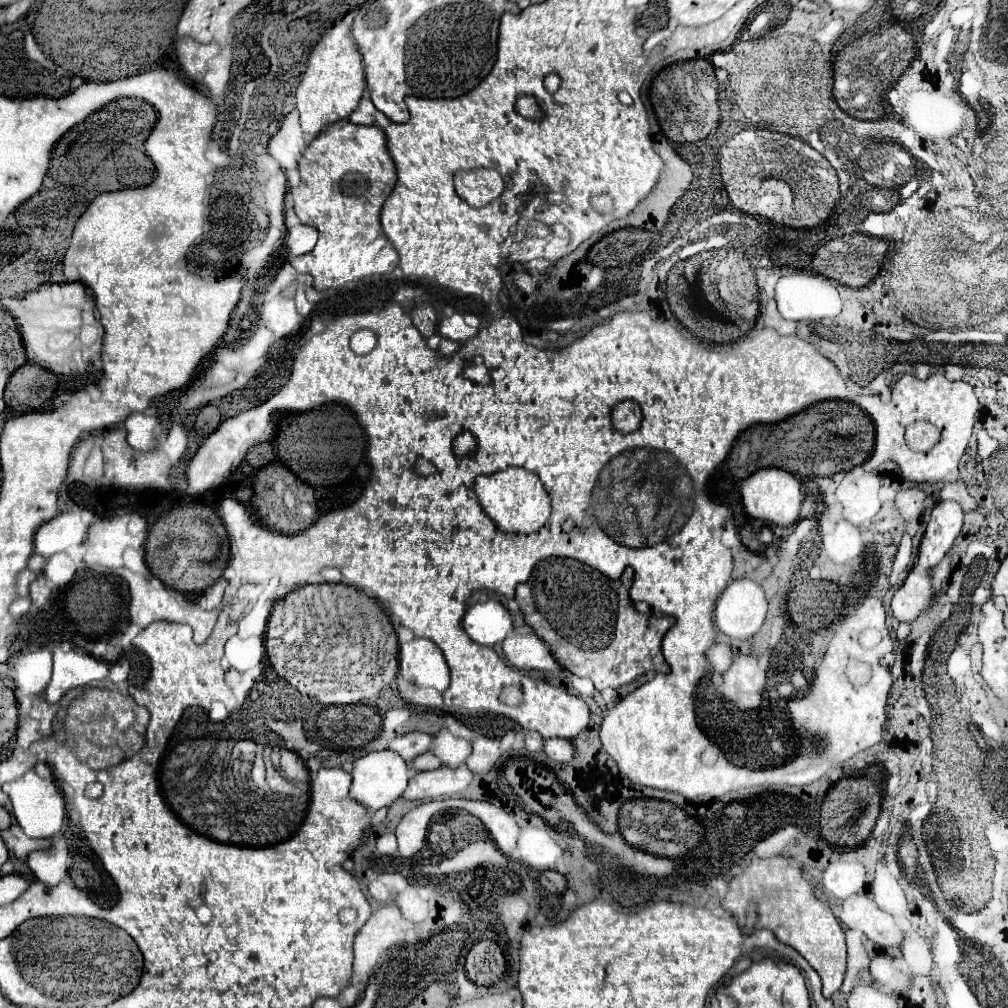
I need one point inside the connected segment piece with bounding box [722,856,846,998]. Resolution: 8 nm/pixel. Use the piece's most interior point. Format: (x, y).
(787, 901)

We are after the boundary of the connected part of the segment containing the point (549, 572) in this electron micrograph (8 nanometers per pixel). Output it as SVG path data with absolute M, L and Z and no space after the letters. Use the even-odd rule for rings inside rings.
M552 558L548 566L538 564L532 570L532 578L528 582L518 584L514 600L520 604L520 610L524 614L524 620L528 626L534 628L536 636L542 638L558 664L566 668L572 674L590 678L596 686L596 690L604 690L608 686L618 688L622 684L628 684L640 674L646 672L662 672L668 674L670 668L662 656L660 644L666 630L674 624L674 616L654 616L654 614L642 614L636 612L636 608L630 602L628 590L632 584L632 568L626 568L622 578L610 580L598 570L572 560L572 558Z

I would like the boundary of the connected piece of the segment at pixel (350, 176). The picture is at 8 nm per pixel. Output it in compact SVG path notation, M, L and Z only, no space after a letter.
M338 120L322 130L306 148L300 160L300 184L292 190L294 212L302 224L318 230L318 242L314 250L292 258L292 266L300 274L310 274L316 290L340 288L352 280L360 280L374 274L392 272L398 266L398 252L386 240L380 226L380 210L388 194L396 184L396 168L386 150L386 136L376 126L358 126L350 120Z

